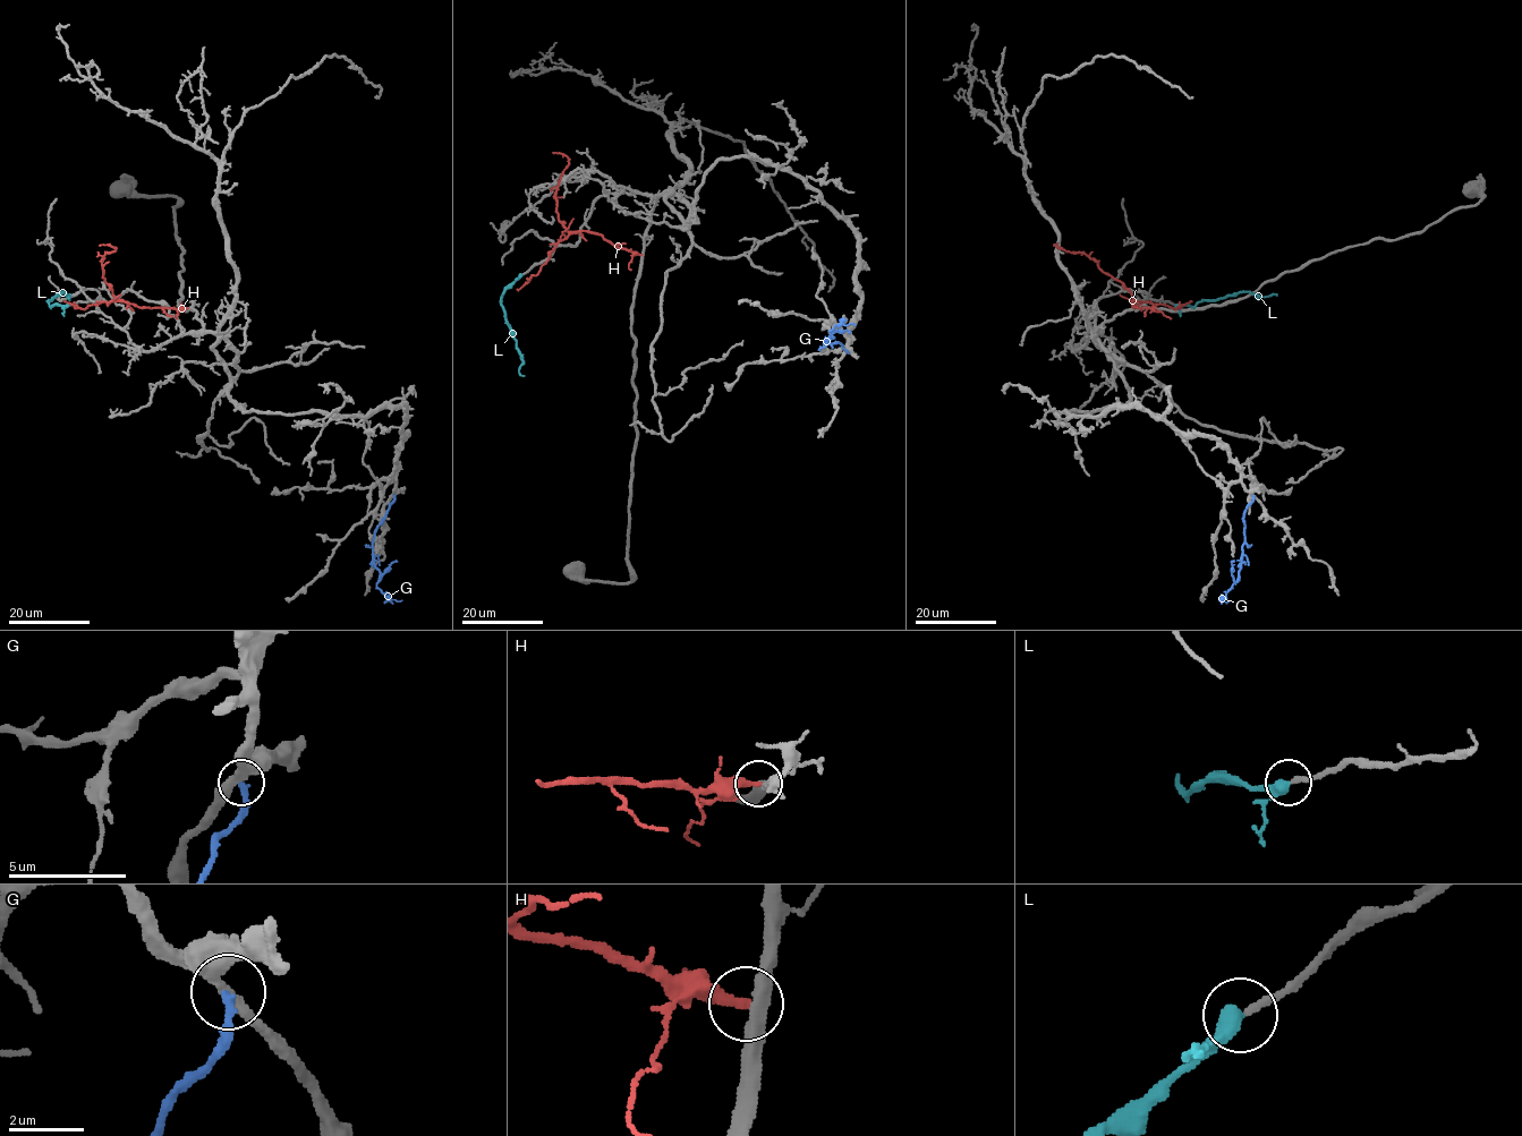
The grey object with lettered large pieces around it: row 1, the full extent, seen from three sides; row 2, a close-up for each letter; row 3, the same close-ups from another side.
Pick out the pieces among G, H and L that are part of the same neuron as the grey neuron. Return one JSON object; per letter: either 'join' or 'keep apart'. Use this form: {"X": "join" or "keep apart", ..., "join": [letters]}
{"G": "keep apart", "H": "keep apart", "L": "join", "join": ["L"]}

